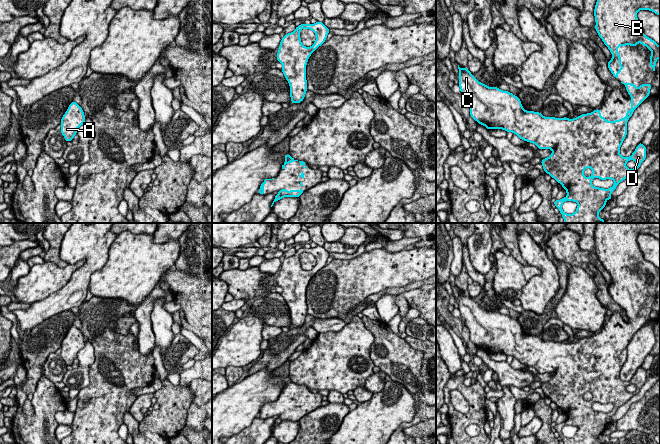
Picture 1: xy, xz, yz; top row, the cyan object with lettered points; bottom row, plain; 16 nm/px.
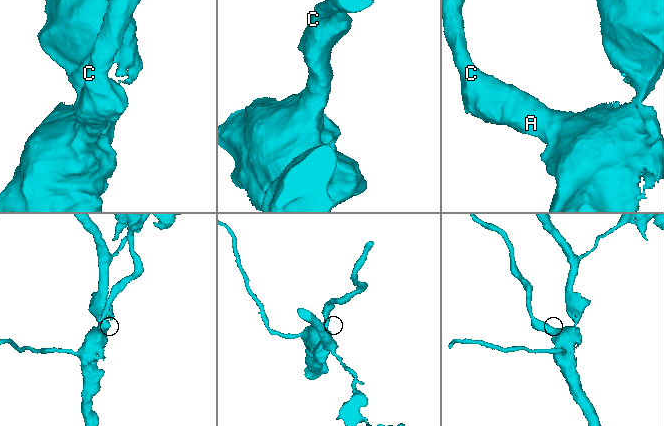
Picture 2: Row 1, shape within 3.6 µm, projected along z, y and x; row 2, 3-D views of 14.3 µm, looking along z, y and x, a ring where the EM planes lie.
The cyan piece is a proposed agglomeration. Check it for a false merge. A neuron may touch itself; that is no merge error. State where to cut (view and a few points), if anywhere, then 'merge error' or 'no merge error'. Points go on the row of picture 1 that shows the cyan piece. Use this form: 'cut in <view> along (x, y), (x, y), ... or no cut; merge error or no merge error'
no cut; no merge error

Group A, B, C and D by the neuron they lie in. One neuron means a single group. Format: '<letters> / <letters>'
A B C D

